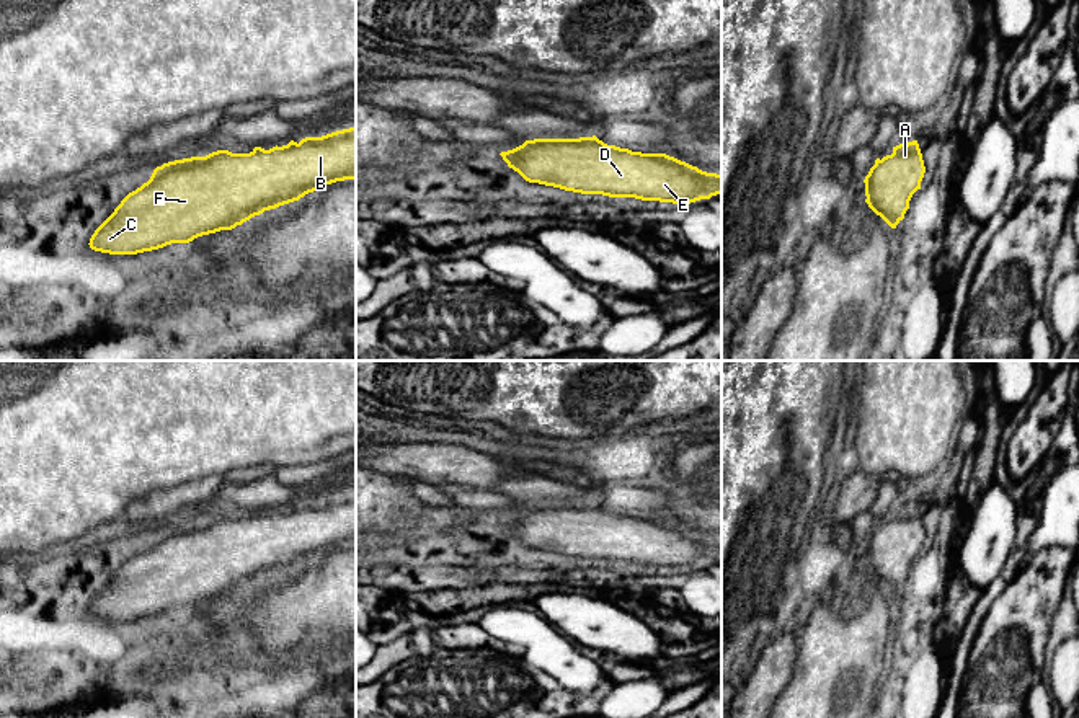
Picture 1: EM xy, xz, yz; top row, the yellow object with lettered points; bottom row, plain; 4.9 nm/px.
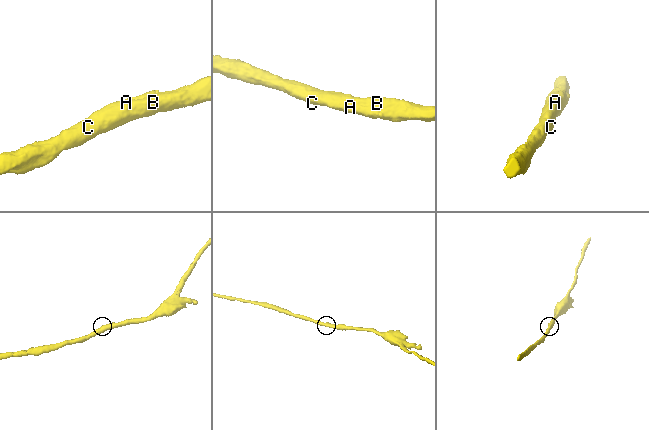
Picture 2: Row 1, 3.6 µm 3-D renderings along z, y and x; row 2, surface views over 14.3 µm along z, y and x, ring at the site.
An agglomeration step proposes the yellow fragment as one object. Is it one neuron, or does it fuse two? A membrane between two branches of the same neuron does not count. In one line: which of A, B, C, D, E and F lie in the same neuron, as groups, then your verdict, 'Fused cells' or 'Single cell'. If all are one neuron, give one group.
Groups: A B C D E F. Single cell

